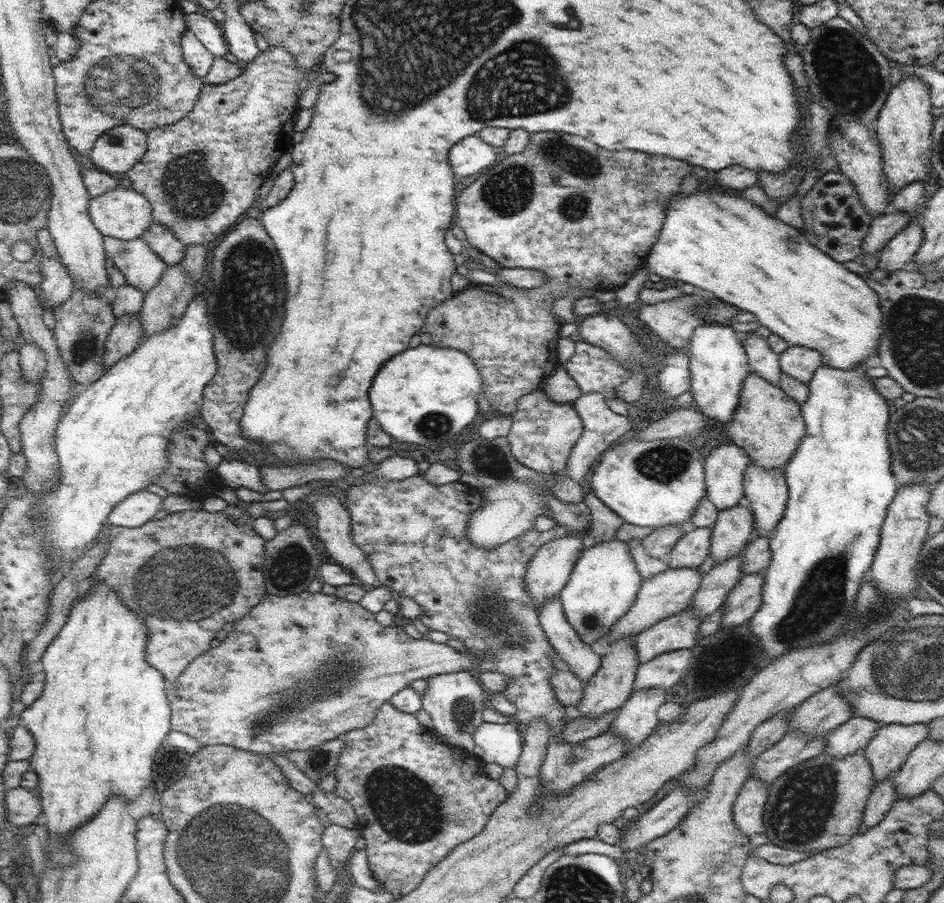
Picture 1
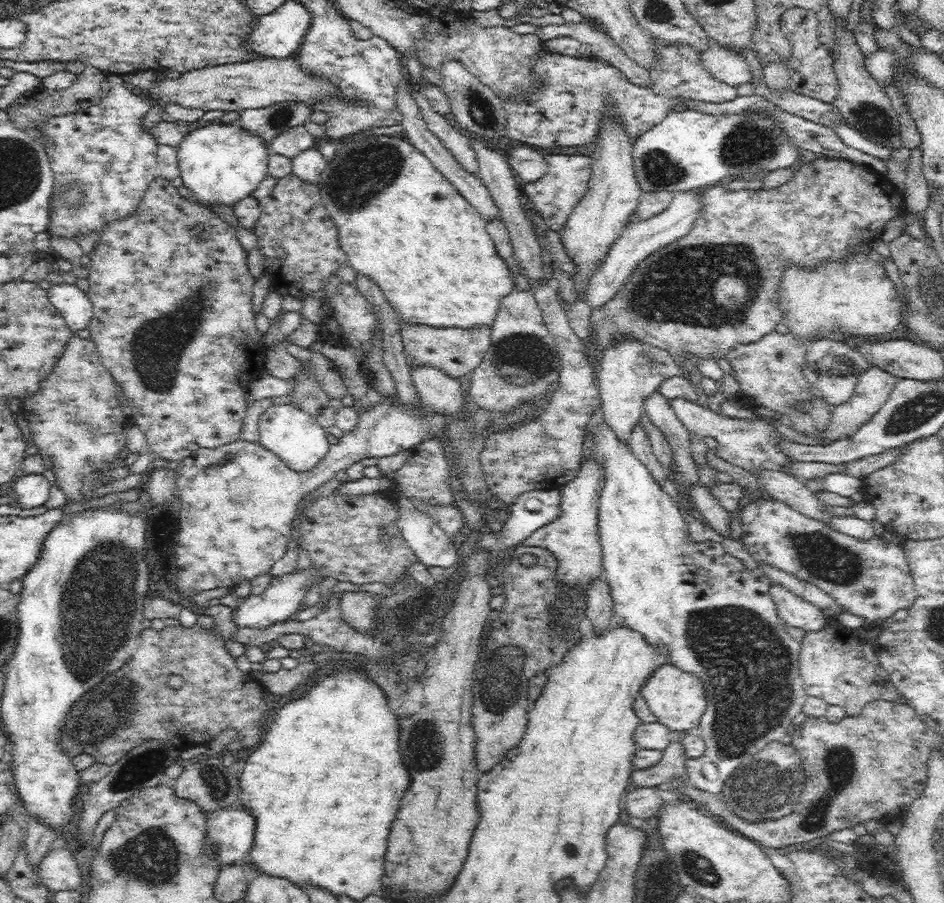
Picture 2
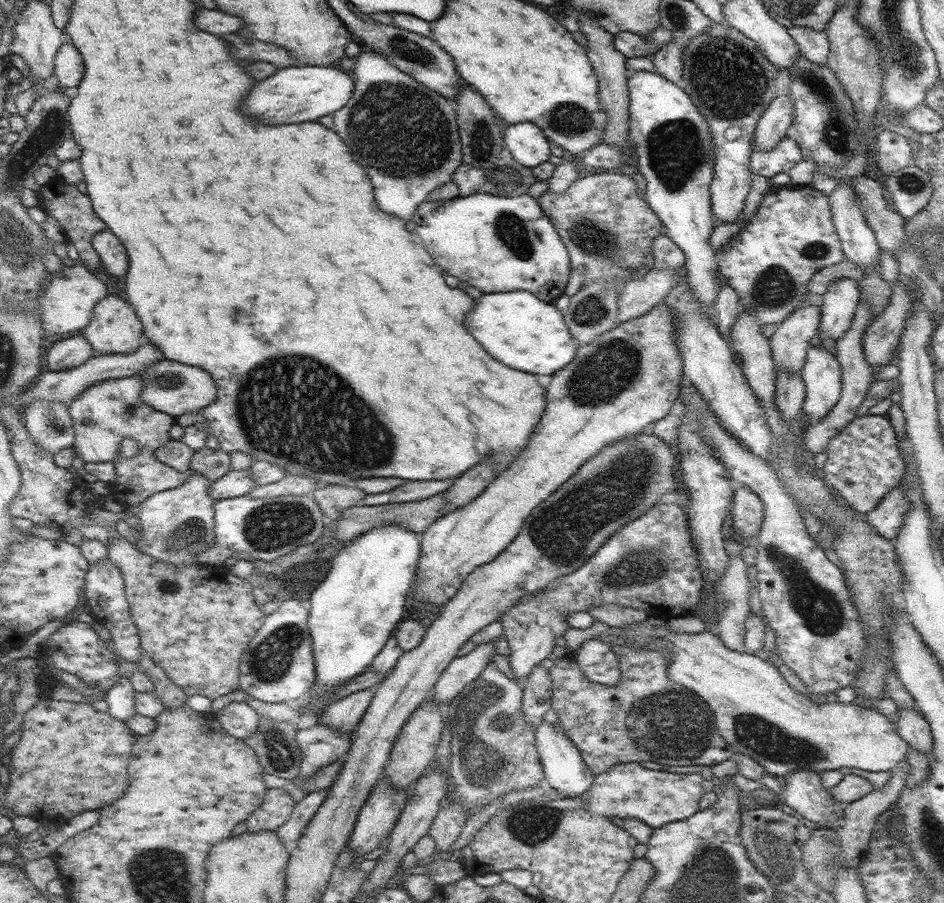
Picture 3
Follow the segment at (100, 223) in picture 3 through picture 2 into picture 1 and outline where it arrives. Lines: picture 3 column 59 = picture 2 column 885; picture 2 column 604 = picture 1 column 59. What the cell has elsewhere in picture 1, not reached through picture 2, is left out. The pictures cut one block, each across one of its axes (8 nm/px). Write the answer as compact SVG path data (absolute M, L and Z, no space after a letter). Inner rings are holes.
M76 287L66 302L57 304L52 310L57 321L53 329L57 345L68 367L68 374L81 388L96 383L106 372L103 367L106 339L117 321L110 301L110 292L111 290L106 290L106 293L93 293L88 289Z

